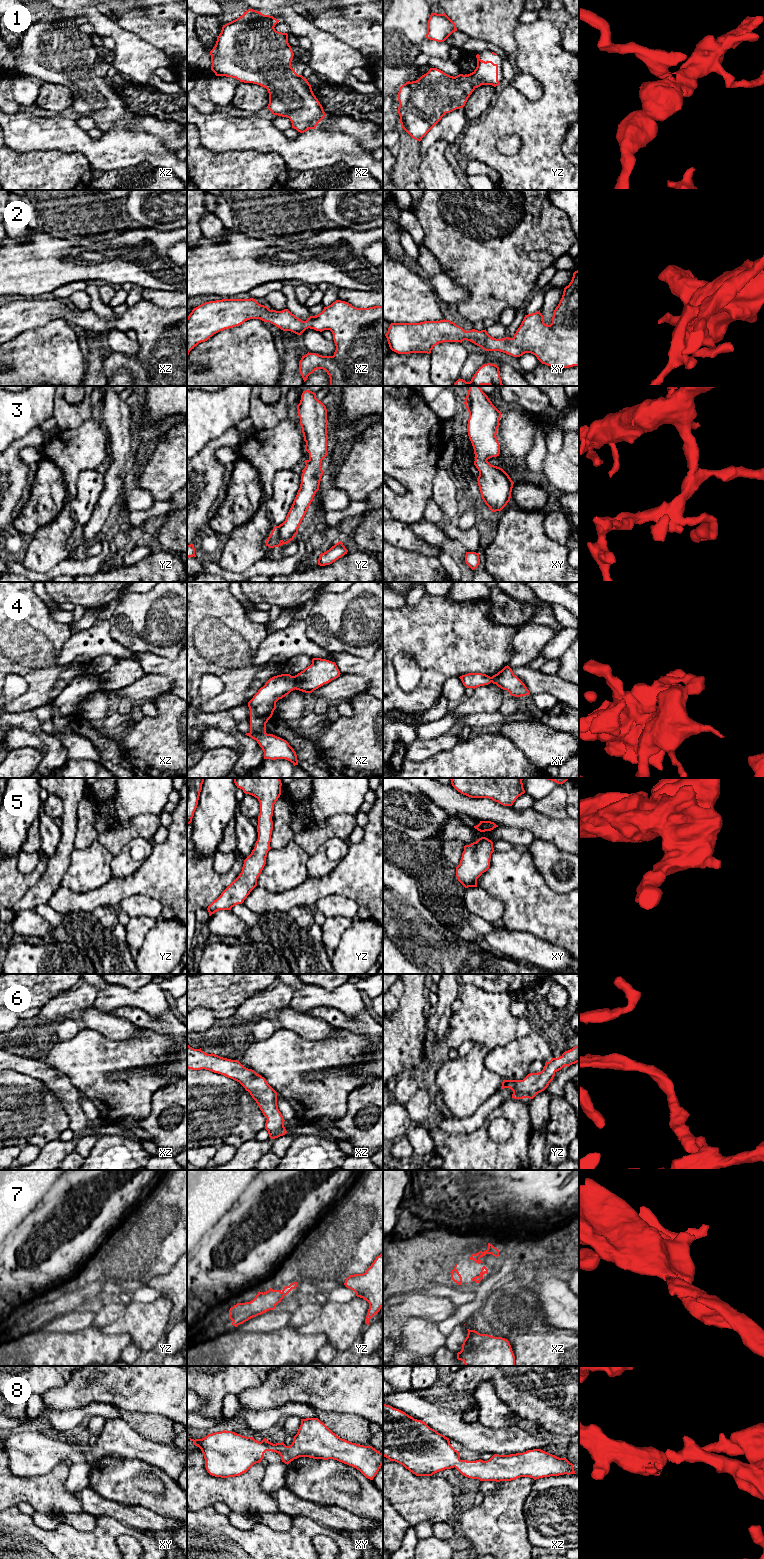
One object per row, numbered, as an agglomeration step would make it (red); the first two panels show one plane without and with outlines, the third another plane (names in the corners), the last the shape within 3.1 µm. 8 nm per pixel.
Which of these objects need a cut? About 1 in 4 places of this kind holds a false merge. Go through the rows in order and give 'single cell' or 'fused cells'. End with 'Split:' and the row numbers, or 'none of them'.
1: single cell
2: single cell
3: single cell
4: fused cells
5: single cell
6: single cell
7: single cell
8: single cell
Split: 4

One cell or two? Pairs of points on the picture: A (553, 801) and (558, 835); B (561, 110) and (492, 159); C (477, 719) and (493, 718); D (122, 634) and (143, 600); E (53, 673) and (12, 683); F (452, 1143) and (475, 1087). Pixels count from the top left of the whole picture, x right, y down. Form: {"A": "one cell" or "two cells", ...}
{"A": "two cells", "B": "one cell", "C": "one cell", "D": "one cell", "E": "two cells", "F": "two cells"}

